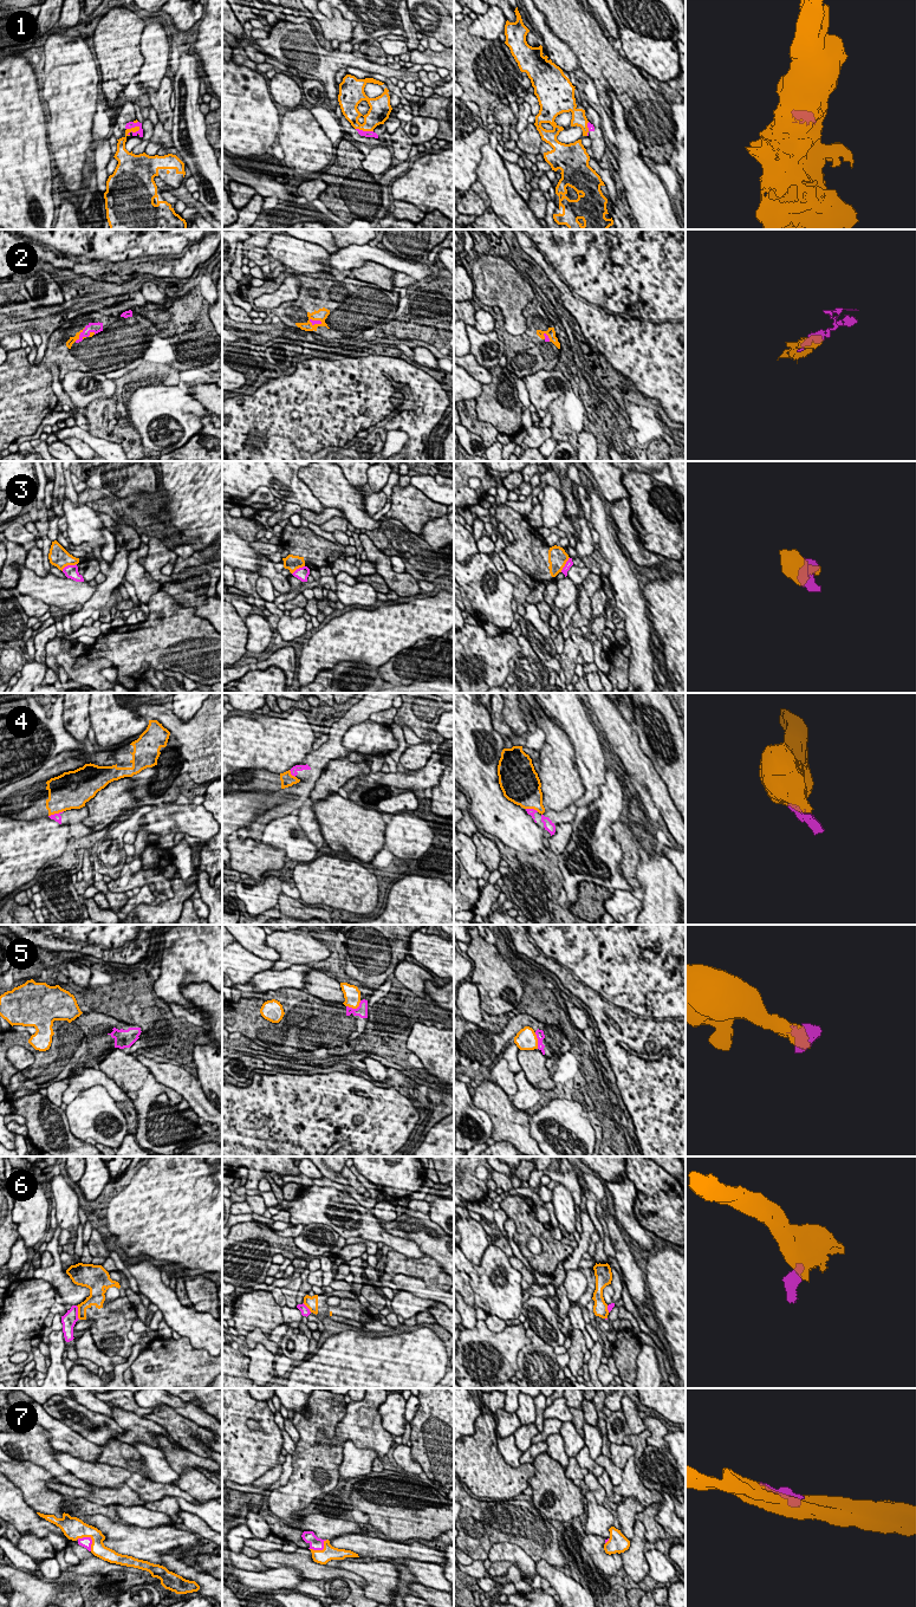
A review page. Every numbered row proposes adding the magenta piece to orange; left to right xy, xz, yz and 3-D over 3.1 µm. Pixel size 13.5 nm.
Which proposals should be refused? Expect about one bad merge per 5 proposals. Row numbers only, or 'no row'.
1, 3, 4, 5, 6

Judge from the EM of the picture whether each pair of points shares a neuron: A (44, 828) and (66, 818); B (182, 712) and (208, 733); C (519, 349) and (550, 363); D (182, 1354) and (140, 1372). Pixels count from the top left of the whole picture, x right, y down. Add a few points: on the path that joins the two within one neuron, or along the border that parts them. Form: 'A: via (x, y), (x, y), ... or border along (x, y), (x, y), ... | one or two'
A: border along (47, 816), (62, 824), (67, 824), (71, 836) | two
B: border along (202, 705), (192, 718), (184, 721), (171, 711) | two
C: via (526, 356), (531, 361), (543, 363) | one
D: via (171, 1365), (161, 1375), (150, 1375) | one

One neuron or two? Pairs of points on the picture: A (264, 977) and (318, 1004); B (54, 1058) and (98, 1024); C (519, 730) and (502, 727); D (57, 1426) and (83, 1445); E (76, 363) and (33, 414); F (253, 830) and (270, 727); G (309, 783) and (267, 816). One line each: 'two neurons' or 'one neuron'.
A: two neurons
B: one neuron
C: two neurons
D: one neuron
E: one neuron
F: two neurons
G: one neuron

